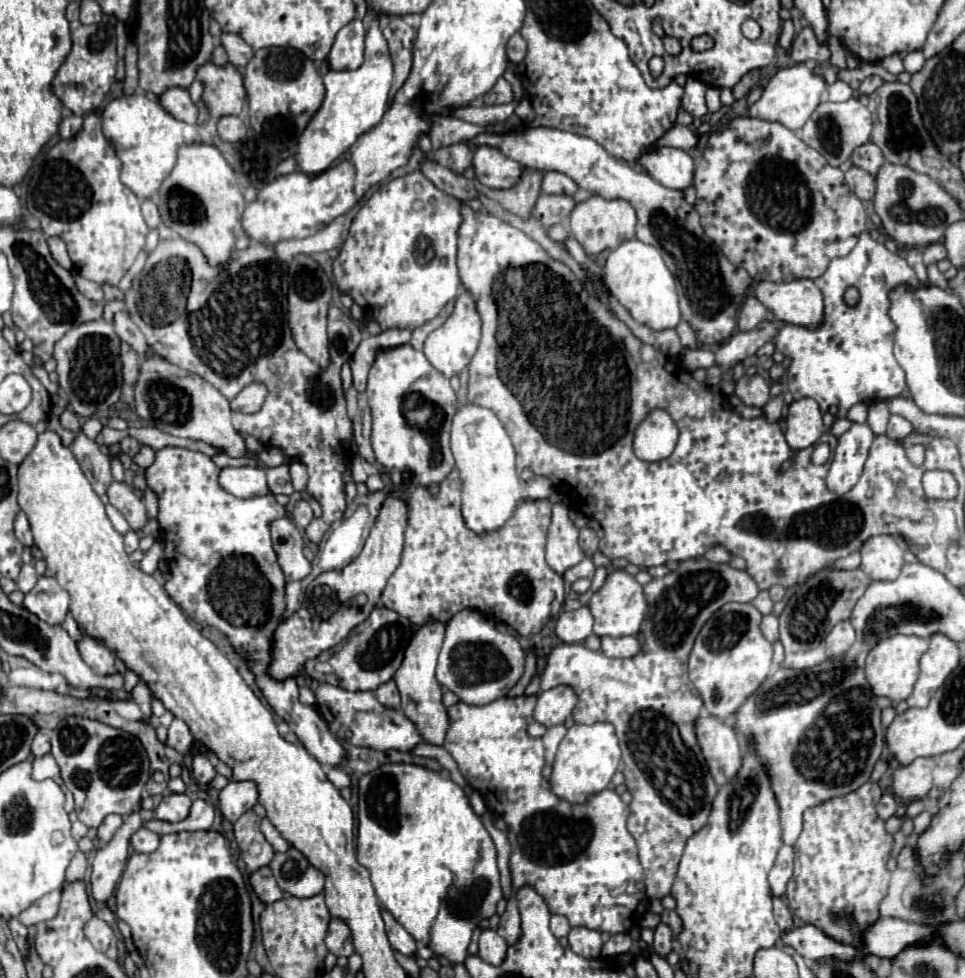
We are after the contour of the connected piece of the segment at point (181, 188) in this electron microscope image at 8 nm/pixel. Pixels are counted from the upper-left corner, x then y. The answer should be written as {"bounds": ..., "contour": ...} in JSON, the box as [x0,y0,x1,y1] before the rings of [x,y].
{"bounds":[157,143,245,265],"contour":[[[189,143],[181,145],[173,171],[163,179],[157,193],[161,219],[179,237],[201,247],[211,265],[225,265],[241,233],[241,215],[245,209],[243,193],[235,173],[215,145]]]}

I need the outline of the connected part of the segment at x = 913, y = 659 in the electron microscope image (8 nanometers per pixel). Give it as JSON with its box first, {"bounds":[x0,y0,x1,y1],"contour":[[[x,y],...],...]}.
{"bounds":[865,635,929,703],"contour":[[[891,635],[889,639],[881,639],[867,655],[865,675],[873,693],[885,695],[895,703],[907,699],[919,675],[919,659],[927,649],[929,649],[929,639],[921,639],[913,635]]]}

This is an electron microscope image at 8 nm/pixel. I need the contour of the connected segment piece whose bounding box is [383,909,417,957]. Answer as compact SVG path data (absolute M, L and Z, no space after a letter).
M383 909L383 921L385 921L385 929L387 929L387 937L389 937L389 943L393 945L395 951L399 951L401 955L405 957L413 957L415 951L417 951L417 943L415 939L395 921L395 917L391 913L387 913Z

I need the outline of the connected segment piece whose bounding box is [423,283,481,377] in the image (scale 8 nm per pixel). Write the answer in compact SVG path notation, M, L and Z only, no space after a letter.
M461 283L461 289L459 289L459 295L455 299L455 307L453 307L453 313L449 315L449 319L439 327L435 329L427 339L425 339L425 357L429 359L429 363L441 371L445 377L453 377L453 375L459 375L471 361L471 357L475 355L477 351L477 345L479 345L479 339L481 339L481 321L479 321L479 315L477 315L477 309L475 309L475 303L471 299L471 295L465 291L463 283Z

